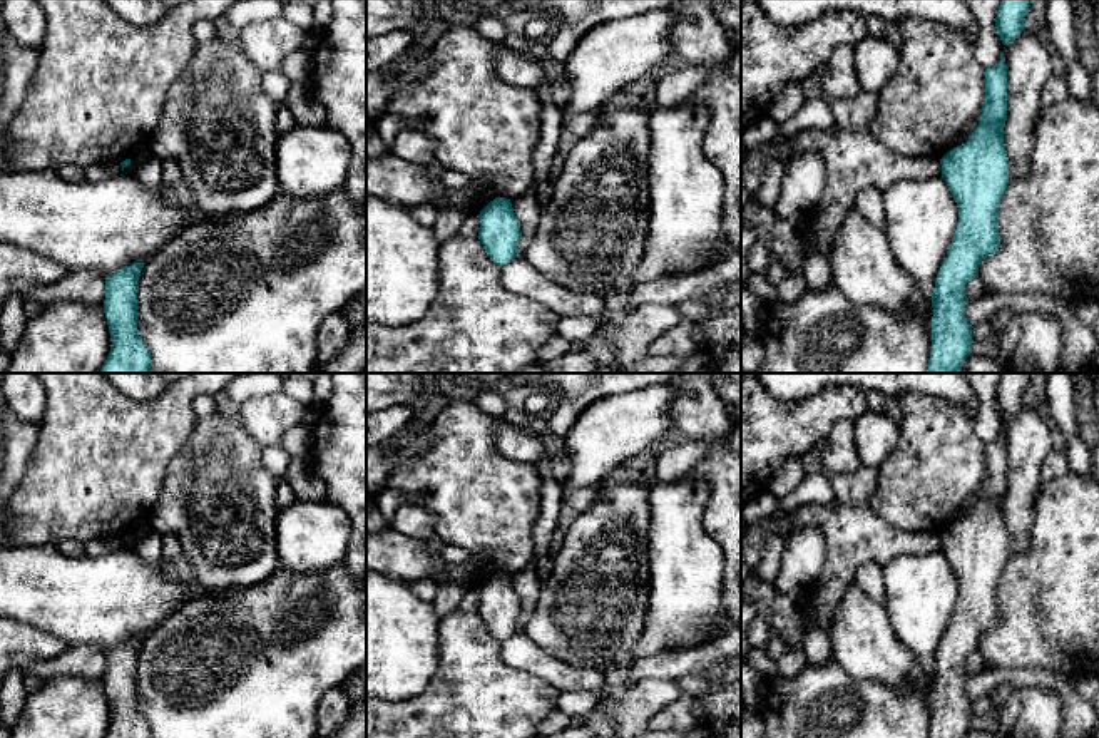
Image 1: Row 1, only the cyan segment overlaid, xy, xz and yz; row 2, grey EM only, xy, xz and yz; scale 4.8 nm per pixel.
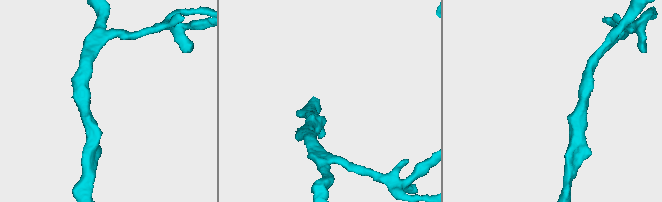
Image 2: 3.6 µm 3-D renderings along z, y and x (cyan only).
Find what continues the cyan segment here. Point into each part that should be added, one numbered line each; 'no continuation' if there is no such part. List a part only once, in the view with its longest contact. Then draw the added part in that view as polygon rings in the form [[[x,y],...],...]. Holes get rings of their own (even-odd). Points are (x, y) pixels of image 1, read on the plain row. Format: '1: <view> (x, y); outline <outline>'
no continuation

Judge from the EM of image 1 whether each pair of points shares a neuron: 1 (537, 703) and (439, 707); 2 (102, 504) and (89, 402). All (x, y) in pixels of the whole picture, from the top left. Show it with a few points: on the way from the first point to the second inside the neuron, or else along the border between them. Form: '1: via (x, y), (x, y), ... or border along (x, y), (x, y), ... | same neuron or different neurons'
1: via (512, 703), (507, 707), (464, 707) | same neuron
2: via (99, 479), (99, 454), (89, 427) | same neuron

